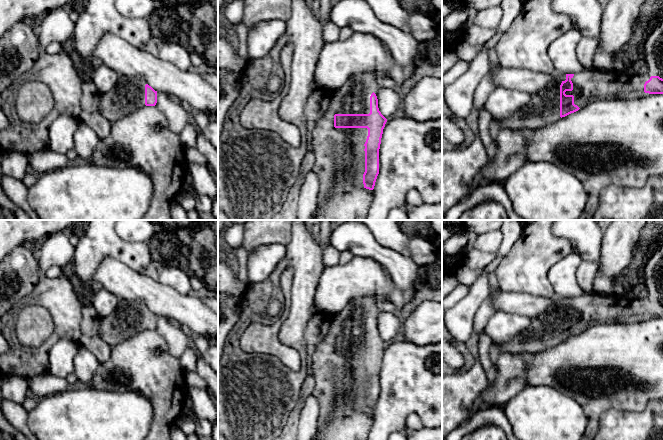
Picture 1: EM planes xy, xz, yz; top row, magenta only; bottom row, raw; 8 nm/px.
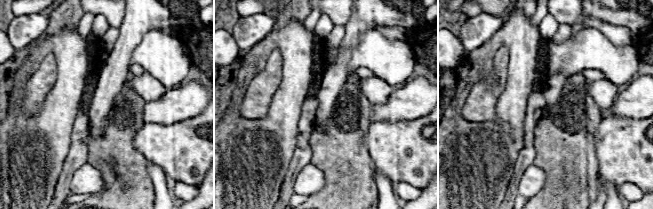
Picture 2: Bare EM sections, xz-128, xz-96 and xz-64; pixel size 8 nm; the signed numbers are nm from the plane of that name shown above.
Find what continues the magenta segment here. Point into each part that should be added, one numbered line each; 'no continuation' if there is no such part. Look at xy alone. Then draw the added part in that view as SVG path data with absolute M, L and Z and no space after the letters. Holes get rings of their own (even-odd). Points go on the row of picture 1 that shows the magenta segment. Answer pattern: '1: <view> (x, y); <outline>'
1: xy (128, 95); M120 75L116 86L101 94L99 112L111 122L117 121L145 105L146 82L138 77Z

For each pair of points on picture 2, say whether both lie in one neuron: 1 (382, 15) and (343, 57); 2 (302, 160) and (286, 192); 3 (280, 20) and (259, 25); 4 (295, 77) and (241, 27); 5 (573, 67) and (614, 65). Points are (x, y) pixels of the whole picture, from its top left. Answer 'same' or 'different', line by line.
1: same
2: same
3: different
4: different
5: same

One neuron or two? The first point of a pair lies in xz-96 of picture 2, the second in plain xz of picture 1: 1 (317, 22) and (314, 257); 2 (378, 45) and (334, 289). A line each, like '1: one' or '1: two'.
1: two
2: one

